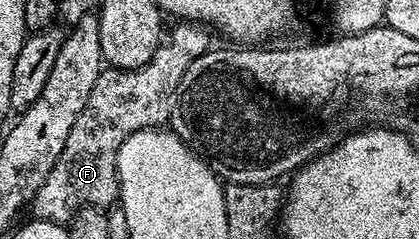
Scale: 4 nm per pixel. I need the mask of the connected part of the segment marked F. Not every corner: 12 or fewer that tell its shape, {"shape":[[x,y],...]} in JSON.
{"shape":[[169,27],[152,60],[103,69],[35,219],[119,201],[120,144],[167,125],[211,31]]}

